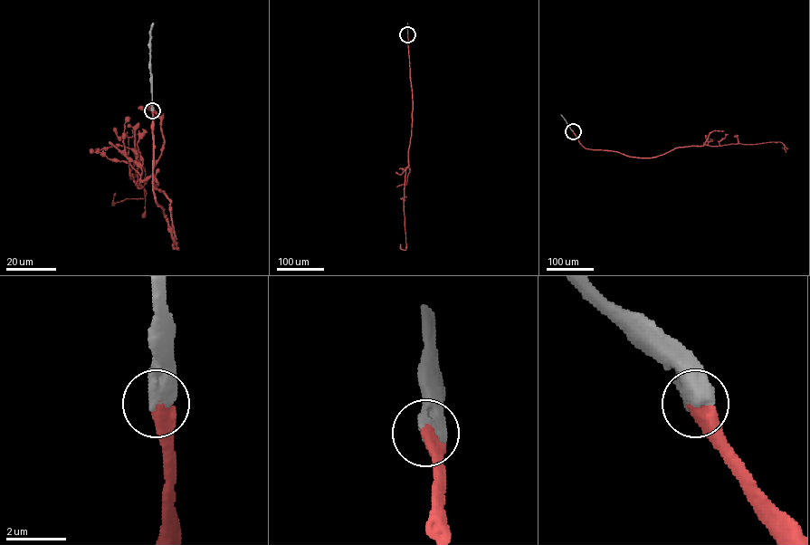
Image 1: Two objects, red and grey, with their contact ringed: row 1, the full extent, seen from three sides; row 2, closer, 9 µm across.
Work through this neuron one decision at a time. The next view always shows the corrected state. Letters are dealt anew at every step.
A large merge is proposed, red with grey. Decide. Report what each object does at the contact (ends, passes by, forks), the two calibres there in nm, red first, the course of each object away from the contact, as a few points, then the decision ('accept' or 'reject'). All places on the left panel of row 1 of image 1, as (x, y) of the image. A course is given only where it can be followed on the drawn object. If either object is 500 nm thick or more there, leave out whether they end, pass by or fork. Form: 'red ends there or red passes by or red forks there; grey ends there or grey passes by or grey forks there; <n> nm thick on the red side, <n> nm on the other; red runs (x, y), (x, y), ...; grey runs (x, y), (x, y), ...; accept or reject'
500 nm thick on the red side, 750 nm on the other; red runs (151, 110), (177, 248), (170, 201), (130, 178), (141, 165), (144, 197), (115, 193); grey runs (151, 110), (150, 28), (153, 23); accept

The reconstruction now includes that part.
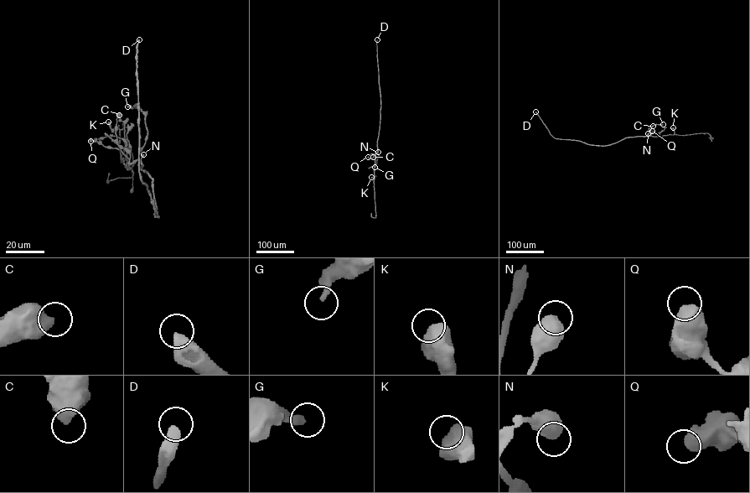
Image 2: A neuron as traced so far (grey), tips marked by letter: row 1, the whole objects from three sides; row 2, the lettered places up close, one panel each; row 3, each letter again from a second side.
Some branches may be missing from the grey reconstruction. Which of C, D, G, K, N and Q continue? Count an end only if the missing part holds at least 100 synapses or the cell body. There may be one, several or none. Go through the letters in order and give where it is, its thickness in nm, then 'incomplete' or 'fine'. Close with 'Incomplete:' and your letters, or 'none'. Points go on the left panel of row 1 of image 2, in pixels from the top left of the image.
C: at (119, 115); 650 nm thick; fine
D: at (139, 39); 550 nm thick; incomplete
G: at (127, 106); 280 nm thick; fine
K: at (108, 121); 800 nm thick; fine
N: at (143, 154); 600 nm thick; fine
Q: at (90, 141); 700 nm thick; fine
Incomplete: D

